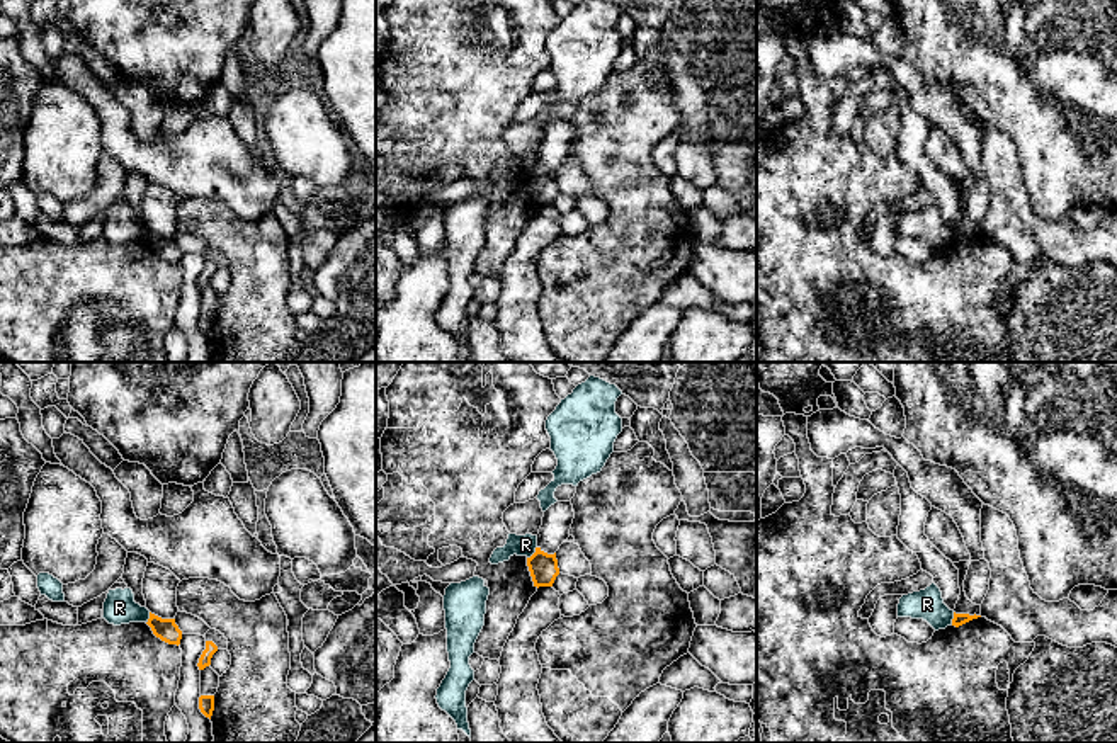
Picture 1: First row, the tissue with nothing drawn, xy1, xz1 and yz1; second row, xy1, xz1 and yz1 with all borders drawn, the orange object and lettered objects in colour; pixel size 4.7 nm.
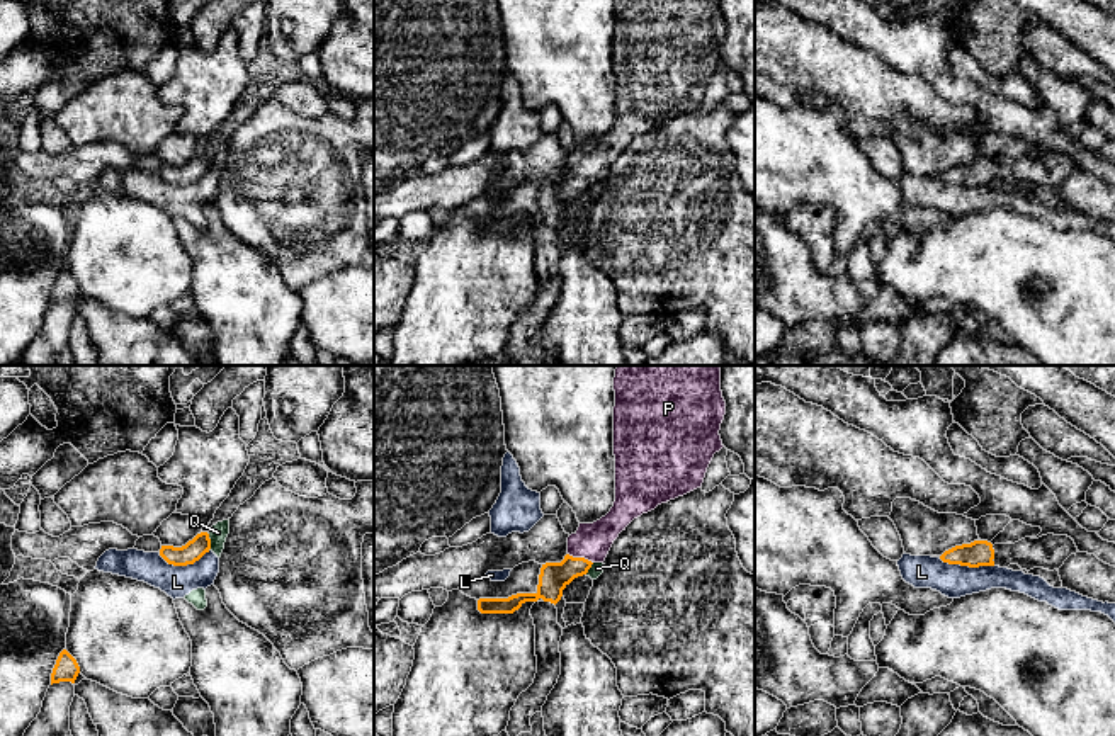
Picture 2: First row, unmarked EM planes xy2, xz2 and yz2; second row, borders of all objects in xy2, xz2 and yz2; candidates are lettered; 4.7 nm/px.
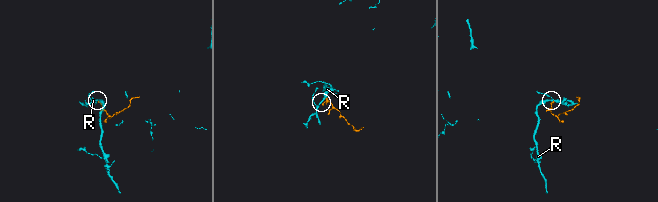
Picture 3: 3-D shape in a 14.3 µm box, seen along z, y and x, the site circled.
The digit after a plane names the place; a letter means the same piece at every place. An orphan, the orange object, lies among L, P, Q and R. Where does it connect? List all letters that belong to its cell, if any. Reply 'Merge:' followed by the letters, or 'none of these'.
Merge: P

